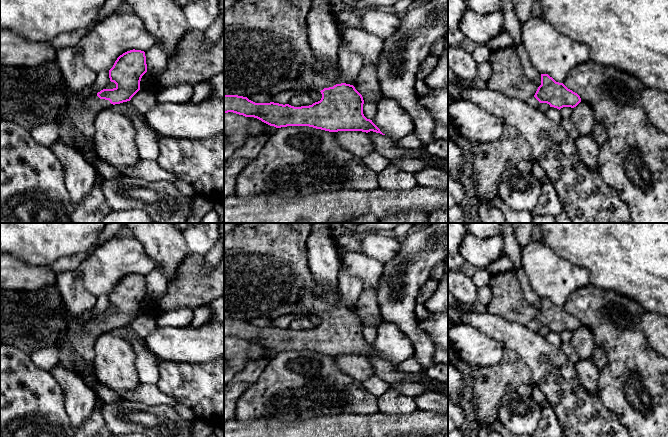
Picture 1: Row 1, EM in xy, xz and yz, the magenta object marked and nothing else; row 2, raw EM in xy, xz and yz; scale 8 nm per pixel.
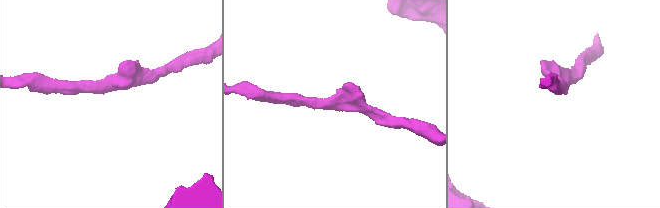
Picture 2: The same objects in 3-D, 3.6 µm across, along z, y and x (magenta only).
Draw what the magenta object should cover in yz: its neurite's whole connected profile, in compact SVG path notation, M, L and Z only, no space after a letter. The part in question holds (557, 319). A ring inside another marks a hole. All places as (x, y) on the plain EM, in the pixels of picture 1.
M541 298L541 309L538 311L535 319L526 326L531 331L536 332L541 327L547 327L550 331L560 334L563 331L576 331L581 326L581 322L563 307L556 306L548 298Z

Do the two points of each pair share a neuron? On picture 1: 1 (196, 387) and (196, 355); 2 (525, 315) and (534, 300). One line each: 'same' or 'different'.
1: different
2: different

